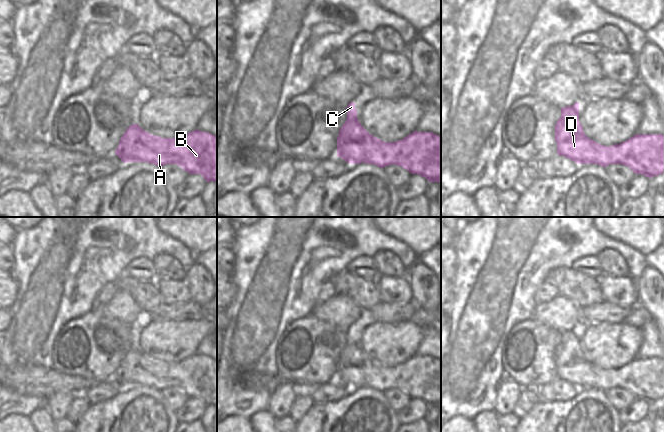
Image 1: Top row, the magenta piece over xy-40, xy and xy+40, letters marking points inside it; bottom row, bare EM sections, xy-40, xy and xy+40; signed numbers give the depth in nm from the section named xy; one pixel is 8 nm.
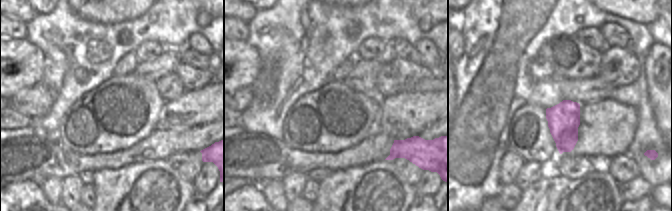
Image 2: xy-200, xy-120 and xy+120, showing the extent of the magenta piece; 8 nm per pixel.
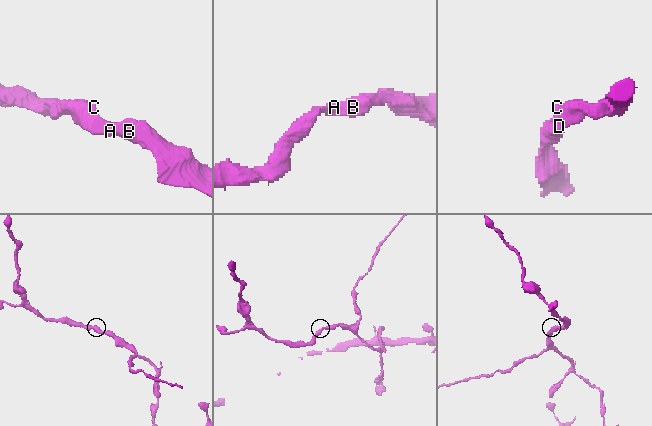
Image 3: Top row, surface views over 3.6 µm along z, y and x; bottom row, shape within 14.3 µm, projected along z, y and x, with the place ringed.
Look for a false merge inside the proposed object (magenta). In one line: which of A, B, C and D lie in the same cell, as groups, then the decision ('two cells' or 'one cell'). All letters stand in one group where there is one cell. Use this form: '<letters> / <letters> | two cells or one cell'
A B C D | one cell

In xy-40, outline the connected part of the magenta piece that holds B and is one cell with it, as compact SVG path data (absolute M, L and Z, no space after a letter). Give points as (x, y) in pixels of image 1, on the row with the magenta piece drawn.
M132 124L115 154L123 163L176 164L189 174L200 174L207 182L217 182L217 137L208 132L195 129L180 138L162 138Z

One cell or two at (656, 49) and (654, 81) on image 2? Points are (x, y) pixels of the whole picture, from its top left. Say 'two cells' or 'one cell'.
one cell

